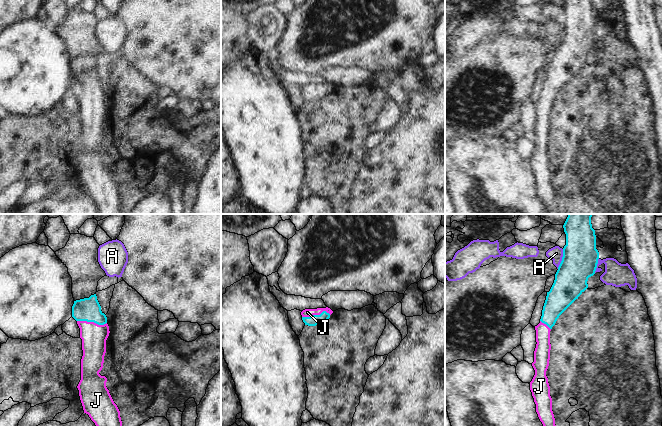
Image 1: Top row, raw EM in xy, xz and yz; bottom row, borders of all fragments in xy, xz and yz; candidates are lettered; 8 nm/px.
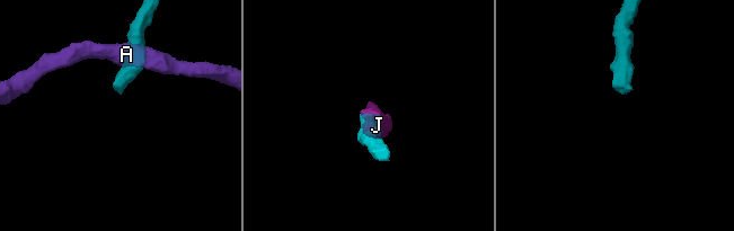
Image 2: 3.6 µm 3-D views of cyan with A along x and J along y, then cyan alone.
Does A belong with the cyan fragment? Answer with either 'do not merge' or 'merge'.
do not merge

